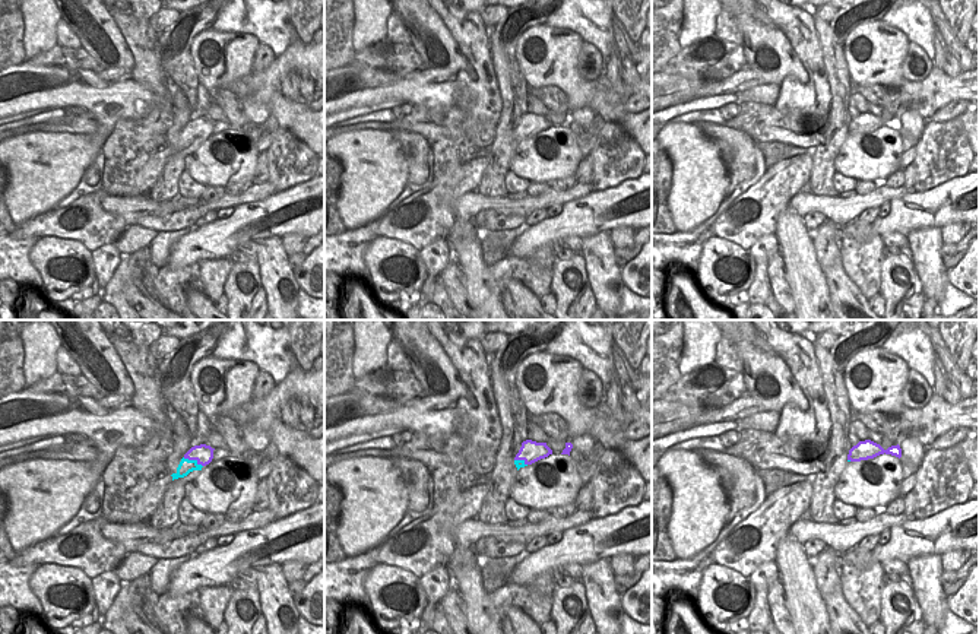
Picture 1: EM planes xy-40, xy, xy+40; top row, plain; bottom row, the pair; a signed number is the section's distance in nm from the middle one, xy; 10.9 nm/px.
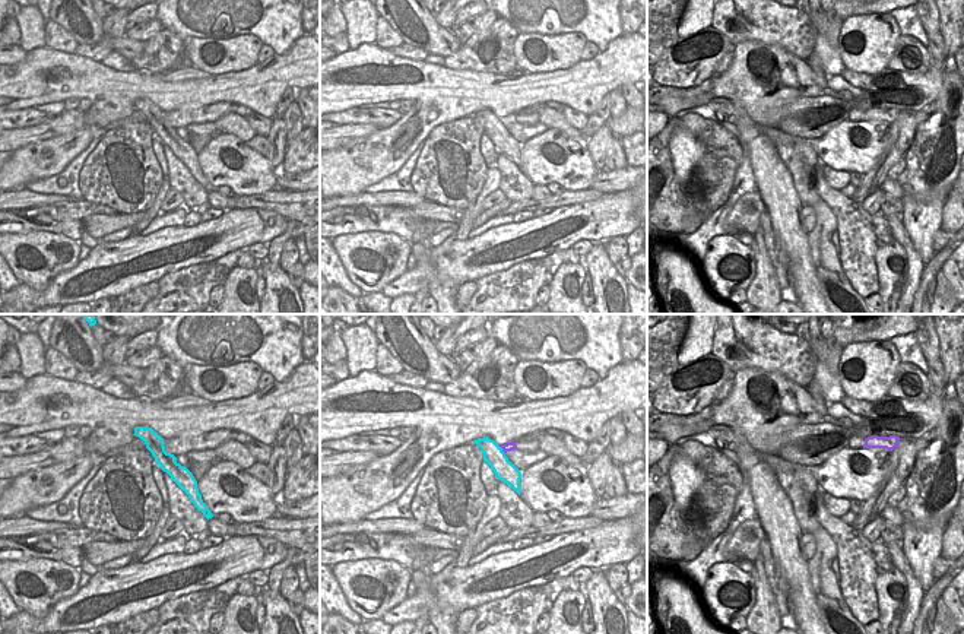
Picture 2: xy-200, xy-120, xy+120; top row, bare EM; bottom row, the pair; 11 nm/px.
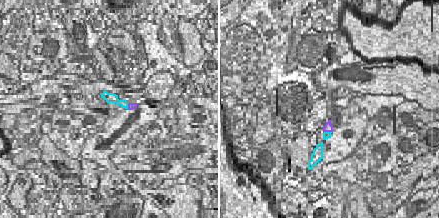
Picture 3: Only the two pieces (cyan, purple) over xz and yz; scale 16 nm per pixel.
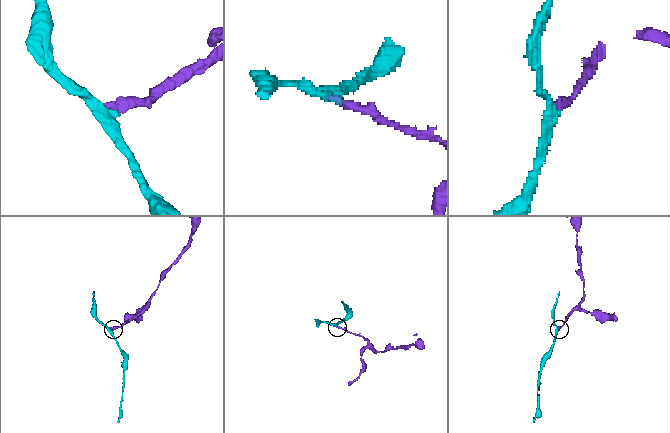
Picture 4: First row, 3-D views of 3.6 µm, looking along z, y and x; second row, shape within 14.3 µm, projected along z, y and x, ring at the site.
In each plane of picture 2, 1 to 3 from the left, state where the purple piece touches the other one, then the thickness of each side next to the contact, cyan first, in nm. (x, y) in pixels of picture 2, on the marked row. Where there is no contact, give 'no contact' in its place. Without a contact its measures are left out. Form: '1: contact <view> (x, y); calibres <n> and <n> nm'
1: no contact
2: contact xy-120 (501, 449); calibres 220 and 100 nm
3: no contact

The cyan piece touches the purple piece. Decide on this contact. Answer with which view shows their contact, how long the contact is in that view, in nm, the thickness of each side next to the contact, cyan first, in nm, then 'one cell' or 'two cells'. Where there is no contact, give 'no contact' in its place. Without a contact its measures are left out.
meets cyan in xy-40; contact 240 nm long; 160 nm thick on the cyan side, 200 nm on the other; two cells

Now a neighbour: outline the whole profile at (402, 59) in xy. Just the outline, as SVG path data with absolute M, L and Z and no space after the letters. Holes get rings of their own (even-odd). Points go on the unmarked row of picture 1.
M387 37L355 53L349 64L386 69L396 75L408 75L422 66L414 45L392 42Z

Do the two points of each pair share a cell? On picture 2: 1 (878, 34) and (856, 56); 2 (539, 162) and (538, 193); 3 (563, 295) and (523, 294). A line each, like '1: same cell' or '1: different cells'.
1: same cell
2: different cells
3: different cells

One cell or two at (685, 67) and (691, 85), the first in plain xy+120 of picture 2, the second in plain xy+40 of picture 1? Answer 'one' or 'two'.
two

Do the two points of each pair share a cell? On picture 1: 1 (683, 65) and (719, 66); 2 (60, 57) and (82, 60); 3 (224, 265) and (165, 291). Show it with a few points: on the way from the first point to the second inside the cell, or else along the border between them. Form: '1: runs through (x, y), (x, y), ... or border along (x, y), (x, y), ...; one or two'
1: runs through (691, 65), (710, 65); one
2: runs through (66, 57), (76, 57); one
3: runs through (209, 275), (192, 275), (180, 282); one

